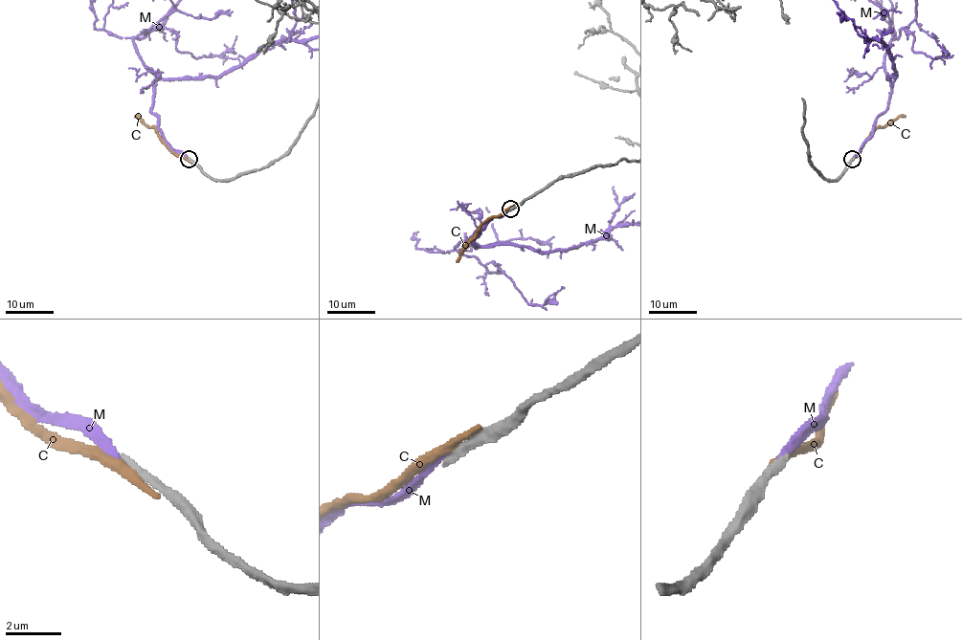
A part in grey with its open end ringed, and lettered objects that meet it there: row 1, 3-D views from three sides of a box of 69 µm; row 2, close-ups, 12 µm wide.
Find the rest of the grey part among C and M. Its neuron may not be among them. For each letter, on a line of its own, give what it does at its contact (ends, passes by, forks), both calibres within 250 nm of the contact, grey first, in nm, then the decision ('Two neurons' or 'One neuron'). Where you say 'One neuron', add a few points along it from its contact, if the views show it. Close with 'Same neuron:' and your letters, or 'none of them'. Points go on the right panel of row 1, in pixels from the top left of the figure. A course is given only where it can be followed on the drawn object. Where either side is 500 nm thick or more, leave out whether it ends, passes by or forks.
C: It passes by. Thickness 460 nm (grey) against 300 nm. Two neurons
M: It ends there. Thickness 380 nm (grey) against 280 nm. One neuron
Same neuron: M

